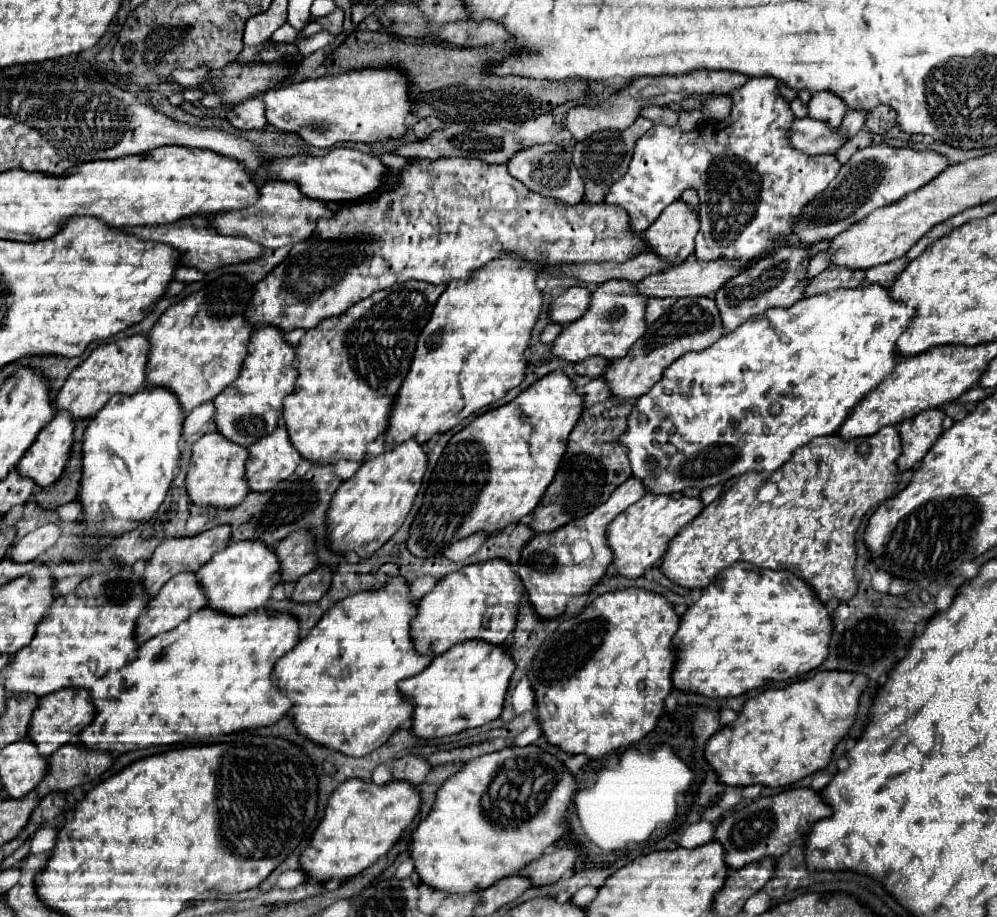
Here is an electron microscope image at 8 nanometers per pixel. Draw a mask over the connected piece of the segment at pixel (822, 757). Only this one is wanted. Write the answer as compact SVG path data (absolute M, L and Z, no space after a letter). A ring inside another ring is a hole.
M819 671L783 689L763 691L743 705L731 725L719 729L705 743L705 759L717 771L717 781L723 785L791 785L829 763L835 745L853 725L859 695L865 687L865 675Z

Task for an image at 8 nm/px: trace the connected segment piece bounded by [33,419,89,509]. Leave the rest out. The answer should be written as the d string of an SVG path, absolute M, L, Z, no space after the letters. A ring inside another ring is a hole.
M83 419L81 423L75 423L71 459L69 459L63 475L53 485L41 489L39 493L33 493L33 501L41 509L55 509L59 505L65 505L65 503L77 499L79 481L81 481L79 479L81 477L81 439L83 439L83 431L85 431L85 423L89 423L89 419Z

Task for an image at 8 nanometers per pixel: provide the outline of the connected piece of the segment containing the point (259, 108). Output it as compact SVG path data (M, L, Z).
M263 93L233 107L231 113L229 113L229 123L235 127L235 129L241 129L241 131L251 131L251 129L267 129L267 119L265 119L265 107L263 107Z

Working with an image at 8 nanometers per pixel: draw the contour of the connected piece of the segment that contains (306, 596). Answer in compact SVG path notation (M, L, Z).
M321 567L321 569L315 569L307 575L303 575L297 583L295 583L295 589L291 593L291 601L295 603L315 603L319 601L329 585L331 585L331 571L327 567Z

